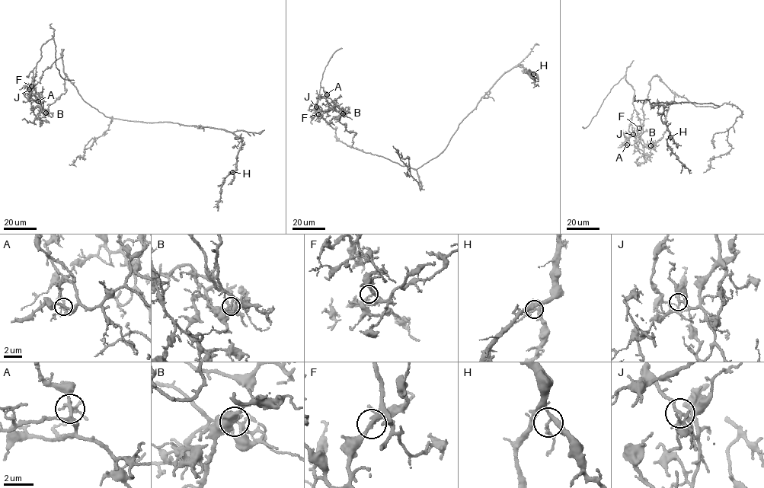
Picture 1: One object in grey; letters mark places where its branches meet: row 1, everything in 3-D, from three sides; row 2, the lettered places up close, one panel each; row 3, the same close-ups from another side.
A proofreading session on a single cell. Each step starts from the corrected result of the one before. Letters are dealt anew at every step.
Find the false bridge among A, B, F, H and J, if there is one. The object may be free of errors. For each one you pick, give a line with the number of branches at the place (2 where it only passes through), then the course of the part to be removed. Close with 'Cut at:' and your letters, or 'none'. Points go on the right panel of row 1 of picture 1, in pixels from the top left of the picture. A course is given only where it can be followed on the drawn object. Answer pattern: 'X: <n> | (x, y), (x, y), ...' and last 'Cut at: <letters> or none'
B: 3 | (650, 145), (640, 138), (641, 129), (633, 104), (634, 89), (625, 74), (610, 90), (589, 124), (583, 126)
Cut at: B

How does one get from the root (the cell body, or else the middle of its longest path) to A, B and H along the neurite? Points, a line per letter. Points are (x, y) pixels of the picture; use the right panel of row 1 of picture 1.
A: (696, 106), (676, 94), (666, 111), (663, 136), (651, 147), (640, 138), (641, 132), (638, 140), (627, 145)
B: (696, 106), (676, 94), (666, 111), (665, 119), (667, 126), (663, 136), (652, 147), (650, 145)
H: (696, 106), (720, 106), (711, 103), (650, 103), (663, 106), (661, 119), (670, 137)

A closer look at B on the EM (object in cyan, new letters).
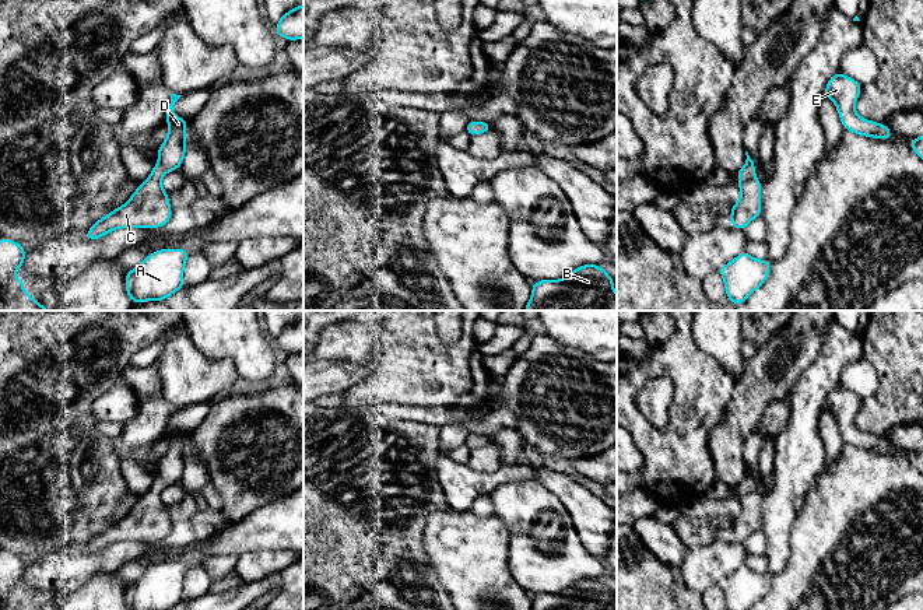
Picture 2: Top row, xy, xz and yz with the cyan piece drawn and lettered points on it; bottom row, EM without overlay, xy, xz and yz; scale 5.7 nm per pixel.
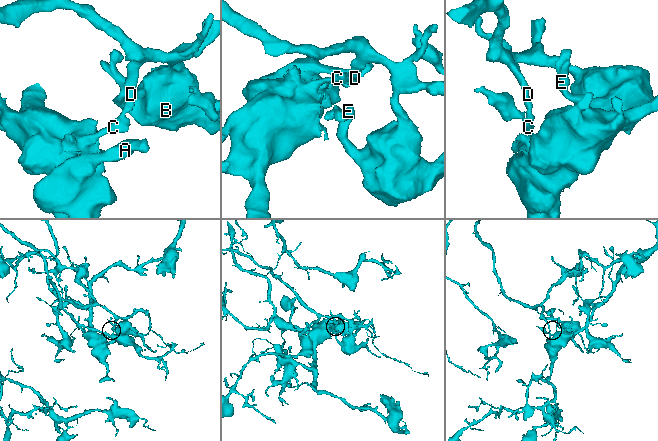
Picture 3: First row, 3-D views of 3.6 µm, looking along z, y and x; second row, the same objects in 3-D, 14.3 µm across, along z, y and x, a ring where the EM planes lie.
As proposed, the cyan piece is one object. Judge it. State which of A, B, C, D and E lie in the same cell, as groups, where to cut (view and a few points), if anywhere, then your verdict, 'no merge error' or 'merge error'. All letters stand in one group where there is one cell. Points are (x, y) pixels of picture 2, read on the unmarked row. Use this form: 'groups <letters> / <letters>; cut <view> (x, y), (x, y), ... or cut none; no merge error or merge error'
groups A C / B D E; cut yz (743, 480), (754, 484); merge error

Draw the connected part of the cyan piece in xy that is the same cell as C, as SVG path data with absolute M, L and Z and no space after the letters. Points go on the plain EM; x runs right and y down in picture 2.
M154 478L148 492L140 497L127 516L110 525L90 541L85 554L102 551L119 541L159 541L172 530L168 509L161 499L162 487Z

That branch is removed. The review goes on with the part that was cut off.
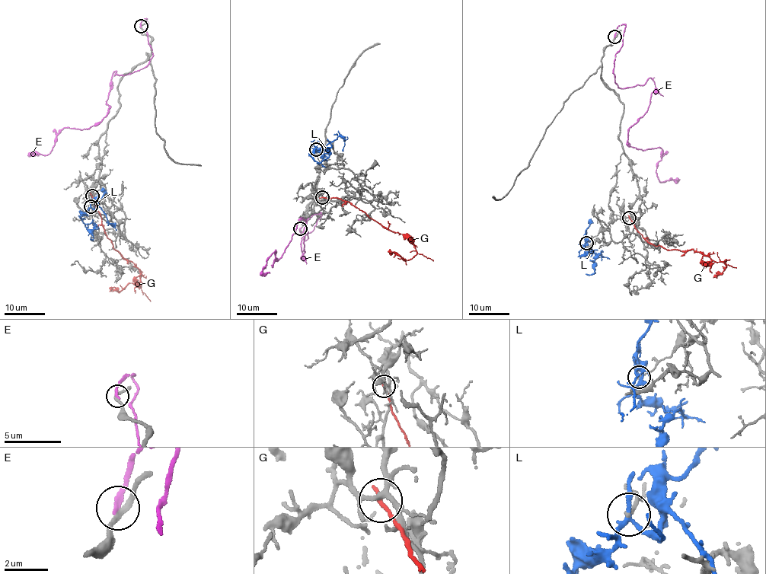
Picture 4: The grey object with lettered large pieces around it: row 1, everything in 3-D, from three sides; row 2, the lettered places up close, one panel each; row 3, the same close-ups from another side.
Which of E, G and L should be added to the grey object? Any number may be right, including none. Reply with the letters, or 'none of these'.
none of these

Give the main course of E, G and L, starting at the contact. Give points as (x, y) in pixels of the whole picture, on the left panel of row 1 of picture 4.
E: (141, 26), (147, 18), (148, 63), (113, 73), (106, 116), (65, 127), (39, 155)
G: (92, 196), (107, 238), (115, 250), (132, 261), (141, 276), (141, 287), (129, 282), (120, 291), (110, 289)
L: (90, 206), (81, 216), (84, 223), (94, 224), (92, 240), (90, 237)

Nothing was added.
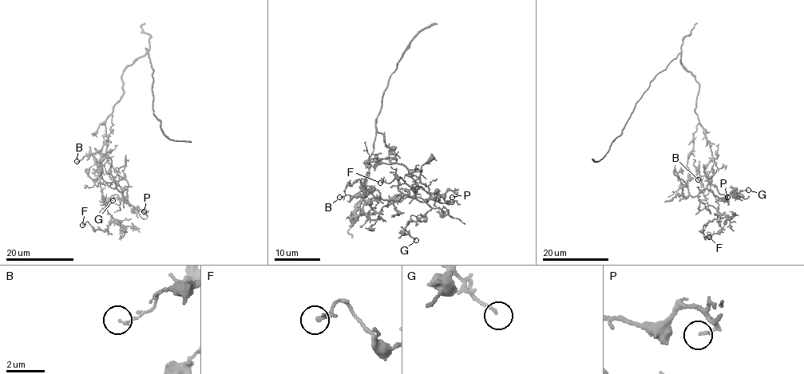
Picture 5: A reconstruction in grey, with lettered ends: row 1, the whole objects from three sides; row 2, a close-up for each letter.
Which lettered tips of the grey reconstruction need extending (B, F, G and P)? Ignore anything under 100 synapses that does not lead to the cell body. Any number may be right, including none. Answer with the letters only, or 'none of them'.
none of them

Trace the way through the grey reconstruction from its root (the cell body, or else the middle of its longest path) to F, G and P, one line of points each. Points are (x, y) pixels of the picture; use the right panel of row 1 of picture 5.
F: (698, 84), (695, 110), (711, 155), (705, 176), (721, 214), (721, 229), (709, 236), (708, 231), (709, 237)
G: (698, 84), (695, 110), (714, 161), (710, 183), (722, 194), (729, 194), (734, 187), (736, 193), (748, 190)
P: (698, 84), (695, 110), (714, 161), (714, 174), (708, 179), (706, 188), (722, 199), (727, 197)

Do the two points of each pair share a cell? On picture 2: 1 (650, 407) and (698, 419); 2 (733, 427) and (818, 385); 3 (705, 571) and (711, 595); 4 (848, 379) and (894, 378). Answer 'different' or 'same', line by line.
1: different
2: different
3: different
4: different

